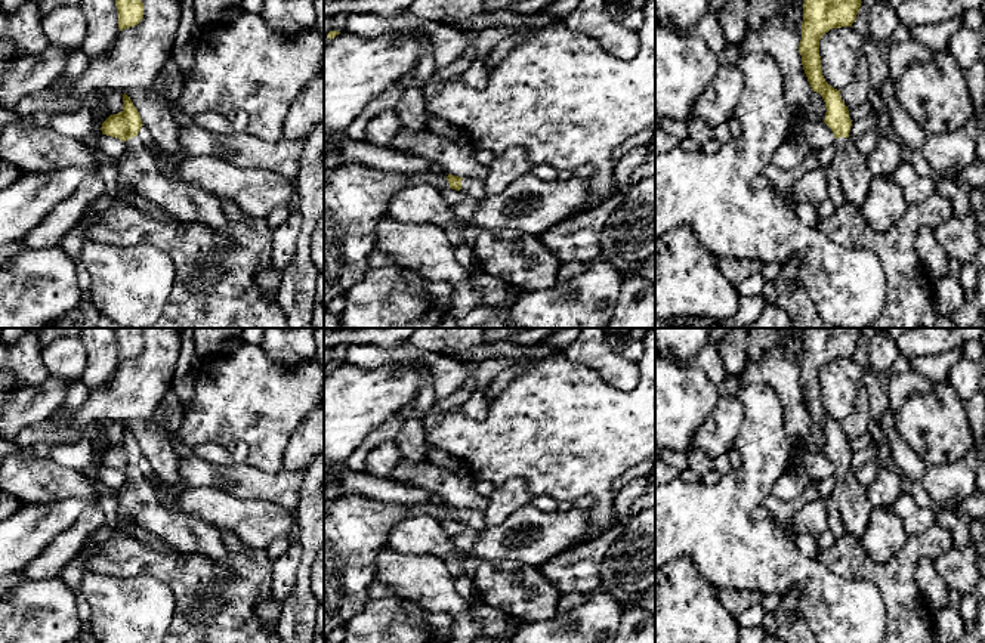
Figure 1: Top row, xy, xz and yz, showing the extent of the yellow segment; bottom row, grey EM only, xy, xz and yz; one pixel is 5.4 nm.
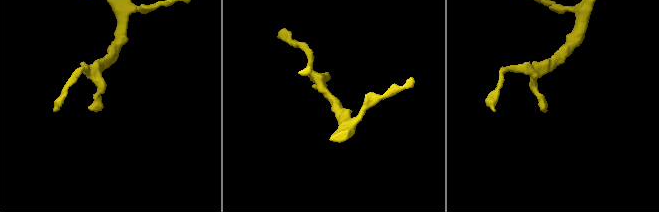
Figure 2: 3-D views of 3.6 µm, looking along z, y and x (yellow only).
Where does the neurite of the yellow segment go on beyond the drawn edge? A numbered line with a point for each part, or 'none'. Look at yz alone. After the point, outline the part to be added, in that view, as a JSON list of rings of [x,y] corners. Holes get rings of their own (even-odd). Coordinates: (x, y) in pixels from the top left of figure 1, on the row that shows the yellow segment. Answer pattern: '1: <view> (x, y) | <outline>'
1: yz (855, 178) | [[[837,137],[834,146],[837,151],[831,166],[837,171],[844,198],[862,207],[873,180],[865,157],[858,151],[852,137]]]

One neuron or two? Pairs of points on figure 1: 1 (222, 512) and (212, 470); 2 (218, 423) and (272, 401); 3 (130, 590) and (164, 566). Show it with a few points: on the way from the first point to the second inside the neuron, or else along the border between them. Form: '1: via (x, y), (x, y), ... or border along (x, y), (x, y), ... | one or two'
1: border along (213, 487), (182, 490) | two
2: via (231, 410), (240, 401), (259, 401) | one
3: border along (116, 577), (156, 577), (172, 593), (175, 602) | two

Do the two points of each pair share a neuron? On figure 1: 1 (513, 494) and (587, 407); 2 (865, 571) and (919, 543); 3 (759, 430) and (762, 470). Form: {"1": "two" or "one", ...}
{"1": "two", "2": "one", "3": "one"}

